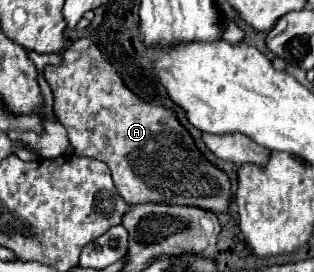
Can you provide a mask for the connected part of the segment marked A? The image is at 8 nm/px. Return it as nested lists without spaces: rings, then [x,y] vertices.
[[[89,38],[75,40],[63,52],[61,66],[45,66],[45,80],[53,88],[55,94],[55,114],[59,122],[65,126],[69,134],[69,142],[75,148],[77,156],[89,156],[103,160],[111,174],[119,196],[129,204],[185,204],[199,206],[217,214],[227,214],[231,202],[231,182],[229,176],[213,166],[203,152],[197,148],[195,140],[187,132],[187,128],[179,122],[177,114],[171,108],[149,104],[133,94],[117,70],[103,58],[99,48]]]

